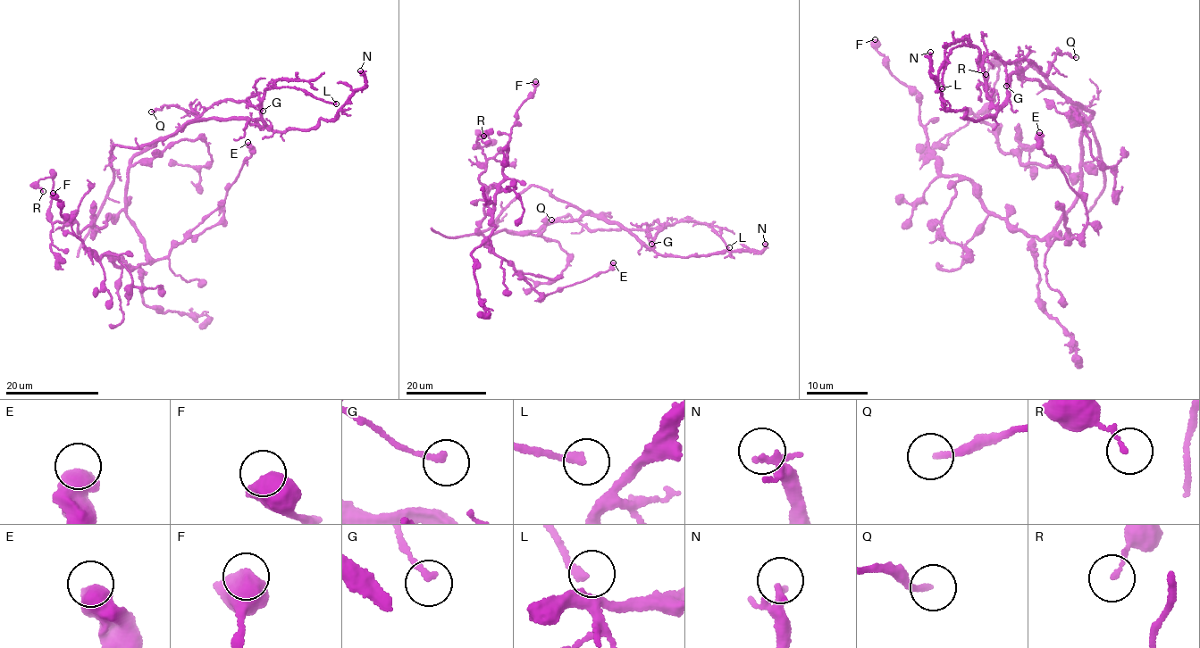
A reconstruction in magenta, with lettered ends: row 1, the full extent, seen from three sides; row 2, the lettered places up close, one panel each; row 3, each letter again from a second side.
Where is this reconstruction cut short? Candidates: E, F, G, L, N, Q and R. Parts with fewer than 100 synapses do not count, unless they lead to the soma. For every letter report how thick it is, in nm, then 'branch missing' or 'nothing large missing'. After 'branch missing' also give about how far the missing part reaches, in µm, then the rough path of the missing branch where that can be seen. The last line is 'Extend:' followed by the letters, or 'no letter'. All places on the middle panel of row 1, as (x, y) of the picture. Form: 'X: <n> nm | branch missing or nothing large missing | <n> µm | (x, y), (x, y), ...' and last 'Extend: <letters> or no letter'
E: 650 nm | nothing large missing
F: 700 nm | nothing large missing
G: 200 nm | nothing large missing
L: 180 nm | nothing large missing
N: 180 nm | nothing large missing
Q: 160 nm | nothing large missing
R: 150 nm | nothing large missing
Extend: no letter

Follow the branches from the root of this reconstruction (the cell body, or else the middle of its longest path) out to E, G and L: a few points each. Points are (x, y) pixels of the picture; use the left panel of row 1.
E: (144, 148), (132, 158), (126, 217), (151, 257), (161, 260), (220, 220), (227, 187), (250, 156), (247, 142)
G: (144, 148), (208, 119), (259, 119), (268, 127), (254, 95), (247, 103), (263, 111)
L: (144, 148), (190, 122), (208, 119), (259, 119), (268, 127), (261, 104), (268, 88), (286, 87), (336, 103)

